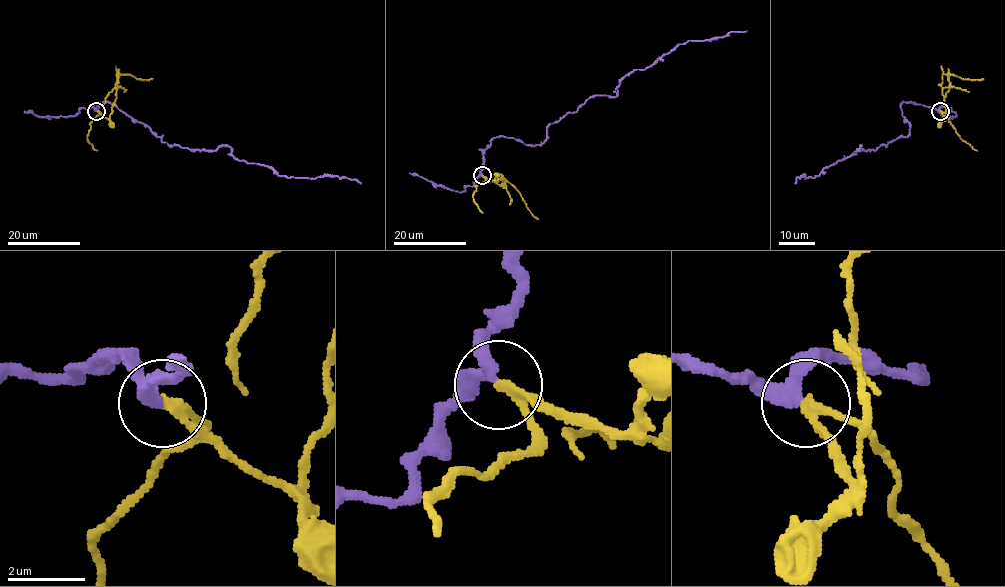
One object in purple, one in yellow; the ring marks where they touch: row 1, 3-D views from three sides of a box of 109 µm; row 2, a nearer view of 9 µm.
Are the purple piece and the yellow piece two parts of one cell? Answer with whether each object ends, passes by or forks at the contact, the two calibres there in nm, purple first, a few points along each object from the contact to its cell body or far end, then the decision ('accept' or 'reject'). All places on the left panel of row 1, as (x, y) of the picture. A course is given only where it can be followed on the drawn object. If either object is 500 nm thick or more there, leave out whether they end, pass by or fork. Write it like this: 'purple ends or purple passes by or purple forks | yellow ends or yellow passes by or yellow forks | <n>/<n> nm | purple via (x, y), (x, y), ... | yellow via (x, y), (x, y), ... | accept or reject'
purple passes by | yellow passes by | 280/200 nm | purple via (96, 111), (108, 102), (165, 143), (191, 150), (228, 145), (241, 161), (279, 175), (361, 183) | yellow via (96, 111), (109, 117), (119, 74), (130, 74), (137, 79), (153, 78) | reject

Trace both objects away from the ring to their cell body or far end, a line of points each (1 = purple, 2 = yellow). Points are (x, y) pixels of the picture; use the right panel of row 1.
1: (940, 111), (903, 102), (909, 134), (875, 150), (860, 151), (861, 145), (818, 175), (796, 178), (795, 183)
2: (940, 111), (944, 118), (943, 74), (953, 74), (964, 79), (983, 78)

